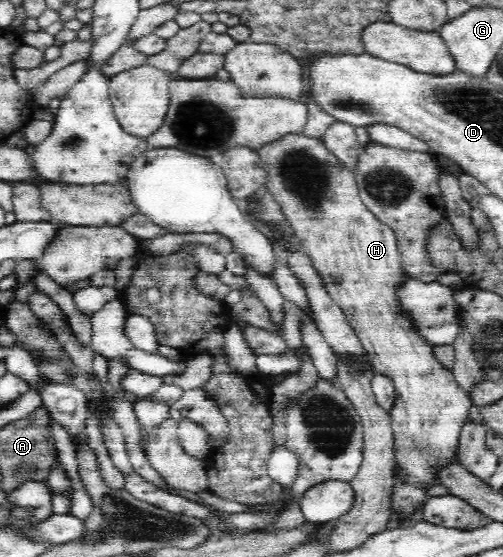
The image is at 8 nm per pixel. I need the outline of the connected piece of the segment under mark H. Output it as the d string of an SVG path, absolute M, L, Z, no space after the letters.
M304 134L289 135L263 145L256 152L262 158L262 166L266 170L265 185L282 206L296 236L302 241L303 251L310 256L330 297L340 306L348 323L354 328L375 367L375 373L393 381L396 399L389 414L394 430L395 459L412 478L410 485L395 483L396 519L418 515L428 496L417 482L435 482L435 477L431 476L435 471L435 459L455 457L460 427L468 418L473 399L462 389L453 372L438 361L433 352L434 345L417 328L417 321L411 311L402 305L401 289L410 277L400 259L396 235L361 200L355 172L344 167L321 140L308 138Z

